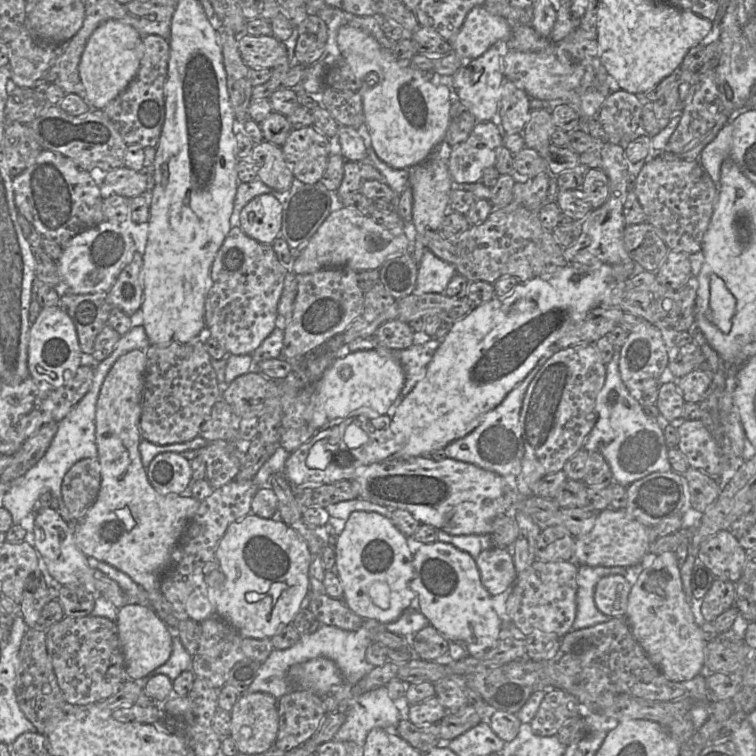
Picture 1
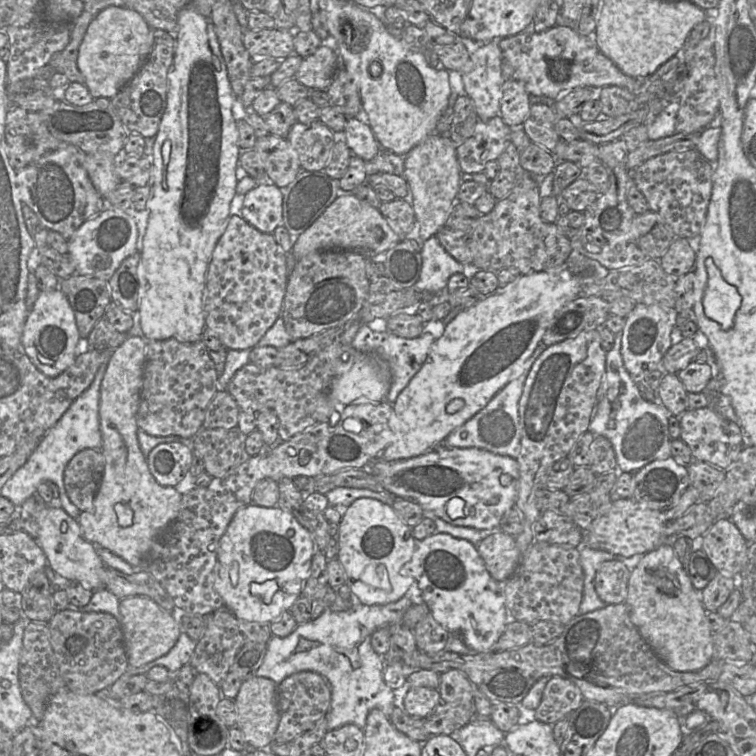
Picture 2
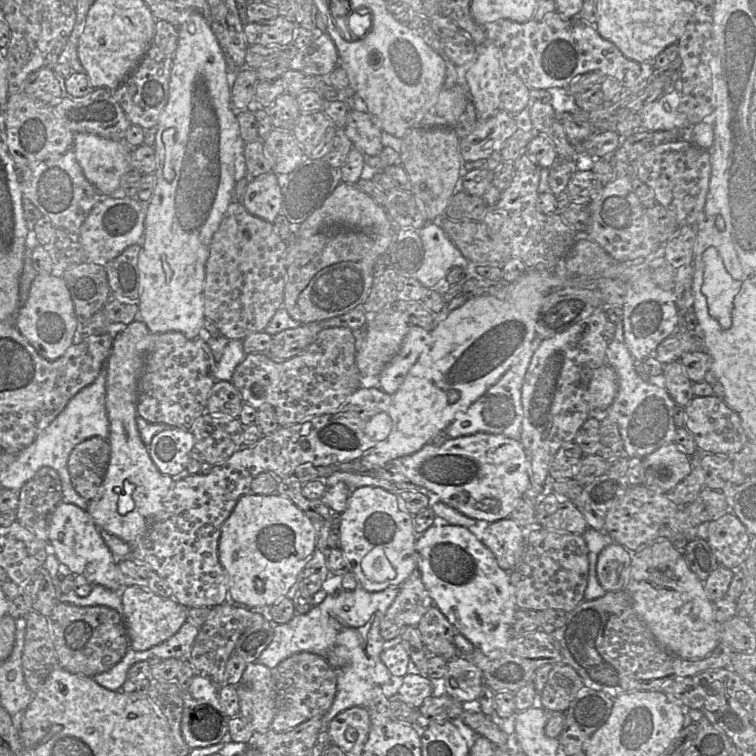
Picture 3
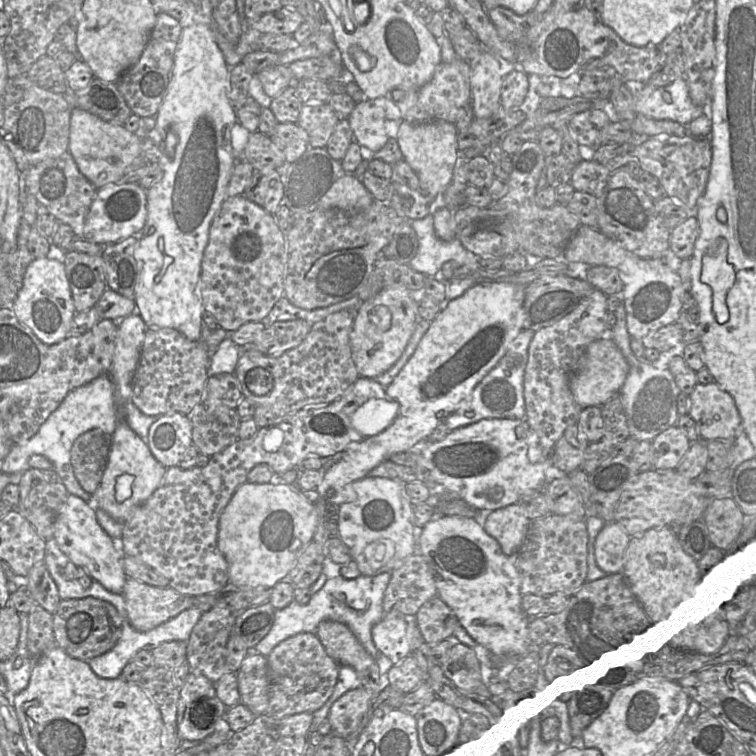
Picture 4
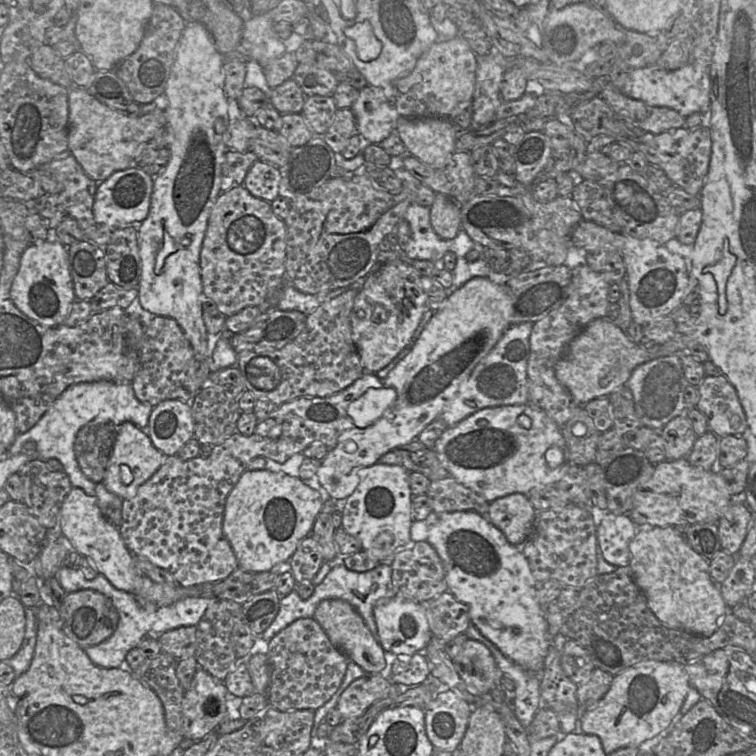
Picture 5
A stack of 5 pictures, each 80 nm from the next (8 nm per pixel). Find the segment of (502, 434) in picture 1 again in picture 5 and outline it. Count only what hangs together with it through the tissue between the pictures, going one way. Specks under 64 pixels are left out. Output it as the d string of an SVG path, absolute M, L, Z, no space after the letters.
M533 324L511 325L491 352L474 368L470 377L459 387L440 413L448 427L454 426L471 414L490 407L520 405L528 402L527 366Z

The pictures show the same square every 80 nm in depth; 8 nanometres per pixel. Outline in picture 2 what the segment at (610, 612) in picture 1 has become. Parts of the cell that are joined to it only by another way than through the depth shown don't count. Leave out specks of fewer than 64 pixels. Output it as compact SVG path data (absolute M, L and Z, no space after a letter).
M613 557L599 566L595 577L595 589L606 605L625 603L629 574L630 571L621 558Z

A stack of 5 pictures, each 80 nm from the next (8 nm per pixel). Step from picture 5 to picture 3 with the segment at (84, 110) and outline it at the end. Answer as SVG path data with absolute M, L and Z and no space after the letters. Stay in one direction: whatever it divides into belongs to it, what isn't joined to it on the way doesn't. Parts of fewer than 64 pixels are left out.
M76 133L72 149L85 178L103 196L114 193L122 176L131 168L131 148L125 141Z

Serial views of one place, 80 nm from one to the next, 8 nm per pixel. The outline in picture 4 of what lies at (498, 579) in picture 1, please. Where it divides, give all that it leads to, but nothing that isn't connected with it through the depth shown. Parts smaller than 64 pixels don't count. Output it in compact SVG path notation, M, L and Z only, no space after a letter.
M514 503L491 511L484 530L498 542L505 555L512 556L517 555L525 544L531 523L525 509Z

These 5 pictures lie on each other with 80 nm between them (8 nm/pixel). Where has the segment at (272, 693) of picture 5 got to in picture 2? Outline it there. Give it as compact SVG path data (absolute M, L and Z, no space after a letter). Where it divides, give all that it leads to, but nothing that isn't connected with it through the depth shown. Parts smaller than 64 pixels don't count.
M302 671L288 676L277 685L277 698L280 720L275 742L284 744L311 730L321 719L326 718L331 704L331 688L320 674Z

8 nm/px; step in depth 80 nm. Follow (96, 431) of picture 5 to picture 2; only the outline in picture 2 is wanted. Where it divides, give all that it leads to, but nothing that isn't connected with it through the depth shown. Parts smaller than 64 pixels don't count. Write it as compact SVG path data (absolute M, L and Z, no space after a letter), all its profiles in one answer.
M101 448L76 453L64 471L64 486L71 502L85 512L93 506L102 483L105 458Z

